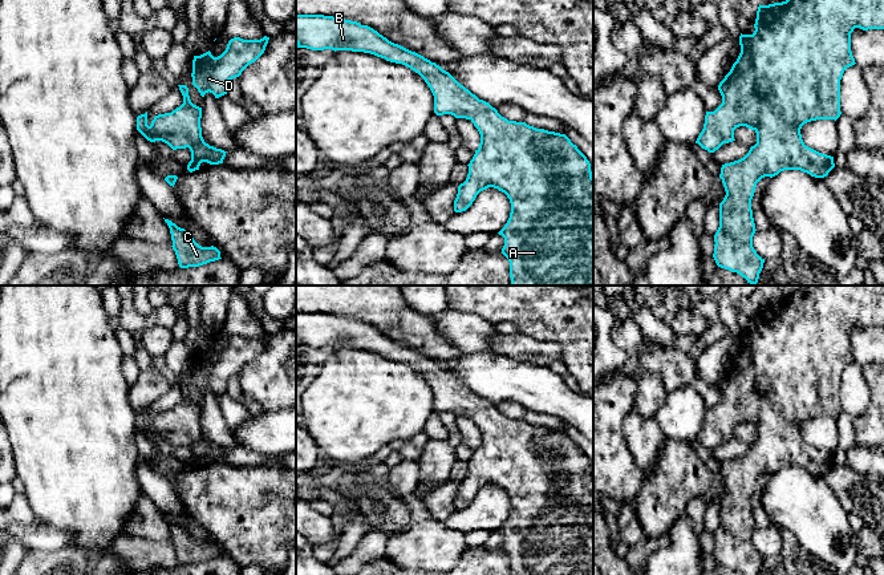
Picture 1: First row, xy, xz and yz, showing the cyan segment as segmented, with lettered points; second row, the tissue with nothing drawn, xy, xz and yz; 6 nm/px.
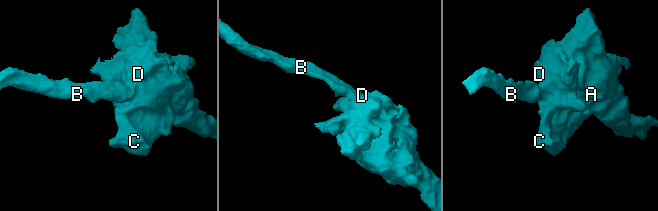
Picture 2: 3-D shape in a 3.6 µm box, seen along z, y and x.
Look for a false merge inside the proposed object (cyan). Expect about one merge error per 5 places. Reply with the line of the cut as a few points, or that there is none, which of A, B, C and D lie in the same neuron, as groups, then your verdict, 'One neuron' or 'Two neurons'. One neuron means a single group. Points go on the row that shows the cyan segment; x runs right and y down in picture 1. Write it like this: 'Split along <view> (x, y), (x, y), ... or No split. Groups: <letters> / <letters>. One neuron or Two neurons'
No split. Groups: A B C D. One neuron

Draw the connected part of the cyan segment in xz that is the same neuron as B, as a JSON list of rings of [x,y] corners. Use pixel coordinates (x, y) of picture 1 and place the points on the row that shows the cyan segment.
[[[296,15],[296,44],[297,48],[312,50],[370,53],[386,61],[402,64],[418,73],[434,96],[437,116],[451,114],[455,118],[470,120],[480,134],[479,147],[467,165],[467,178],[458,186],[454,211],[466,211],[477,195],[488,187],[498,189],[510,199],[510,218],[498,234],[504,238],[502,254],[510,262],[511,286],[593,286],[593,177],[589,161],[565,134],[536,129],[526,122],[508,121],[435,62],[389,41],[373,28],[357,21],[324,15]]]

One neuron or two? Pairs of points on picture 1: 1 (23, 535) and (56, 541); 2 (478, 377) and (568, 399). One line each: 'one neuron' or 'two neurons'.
1: one neuron
2: one neuron

